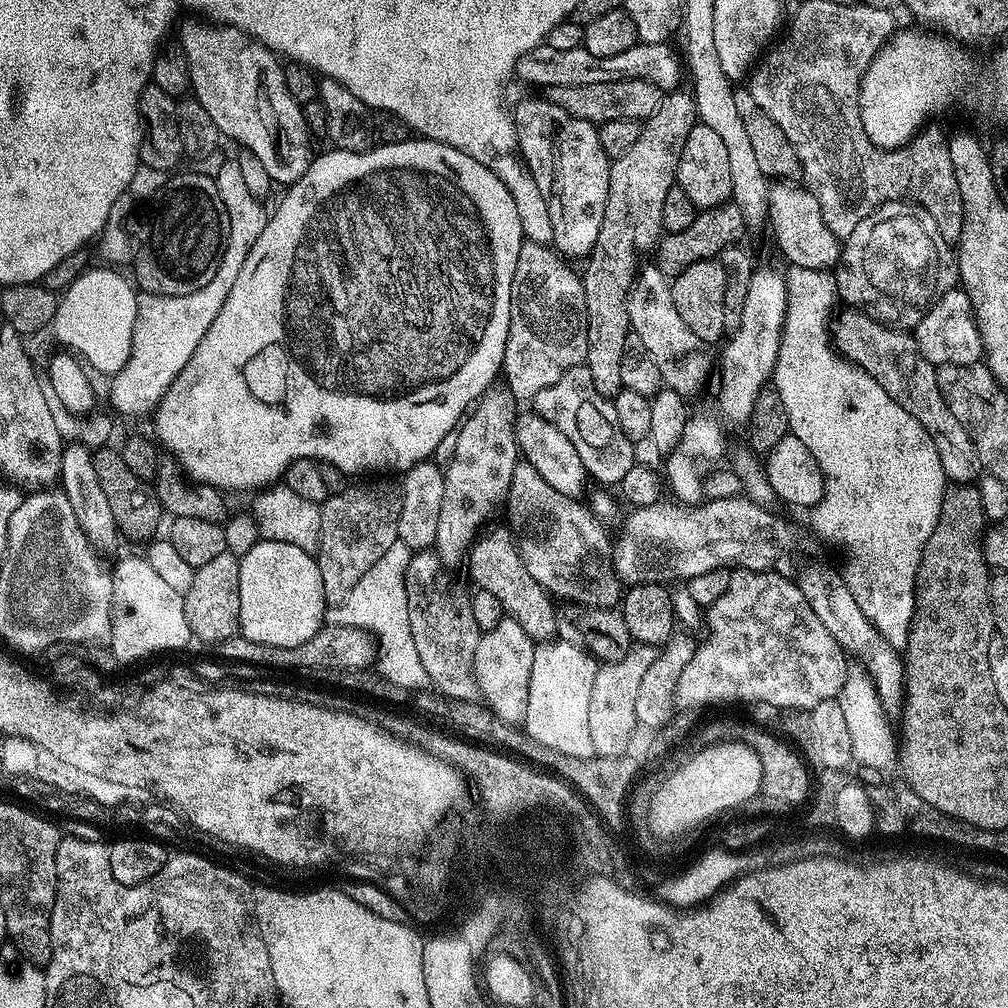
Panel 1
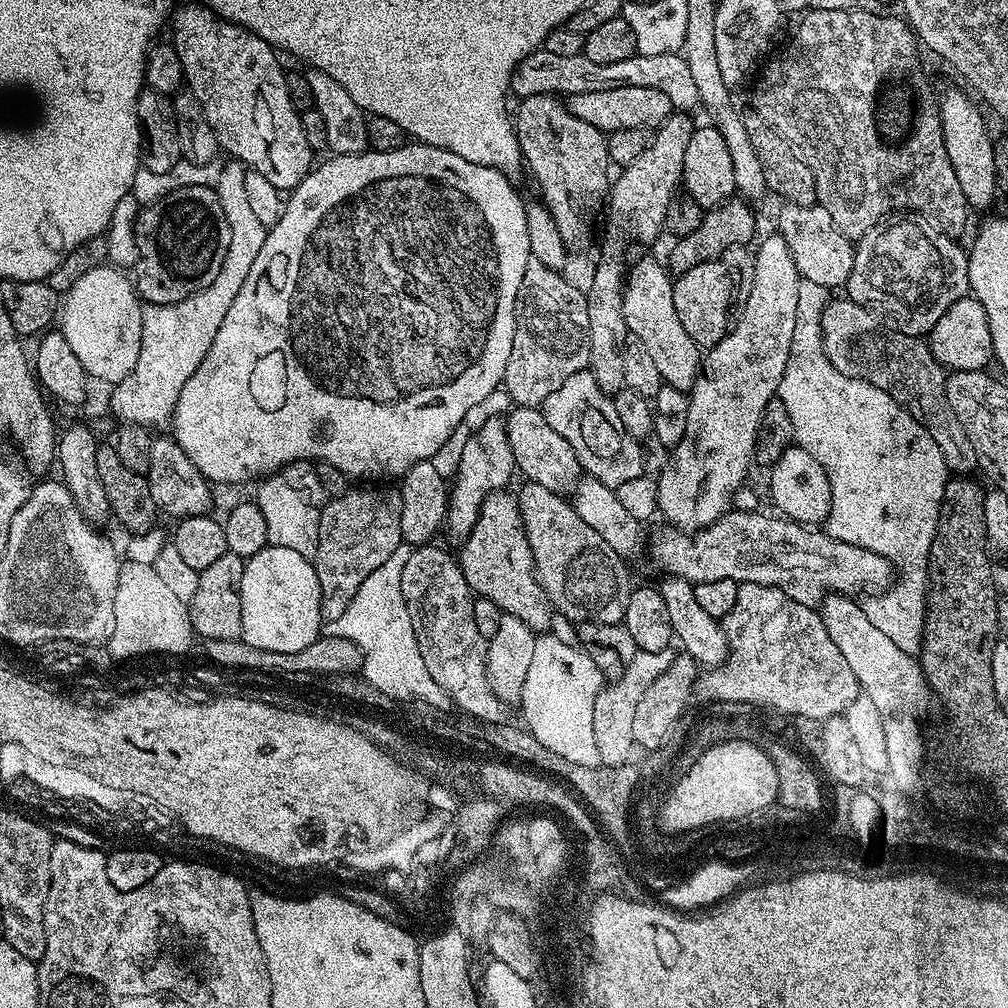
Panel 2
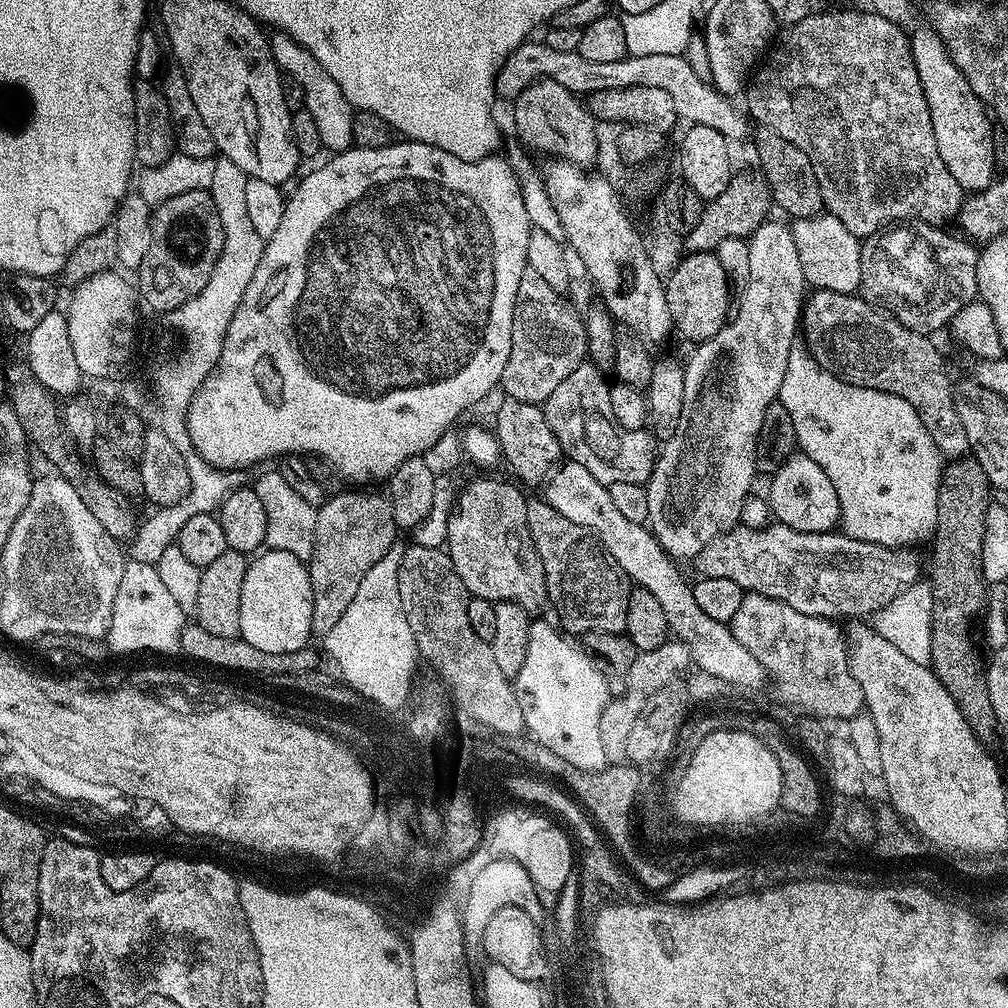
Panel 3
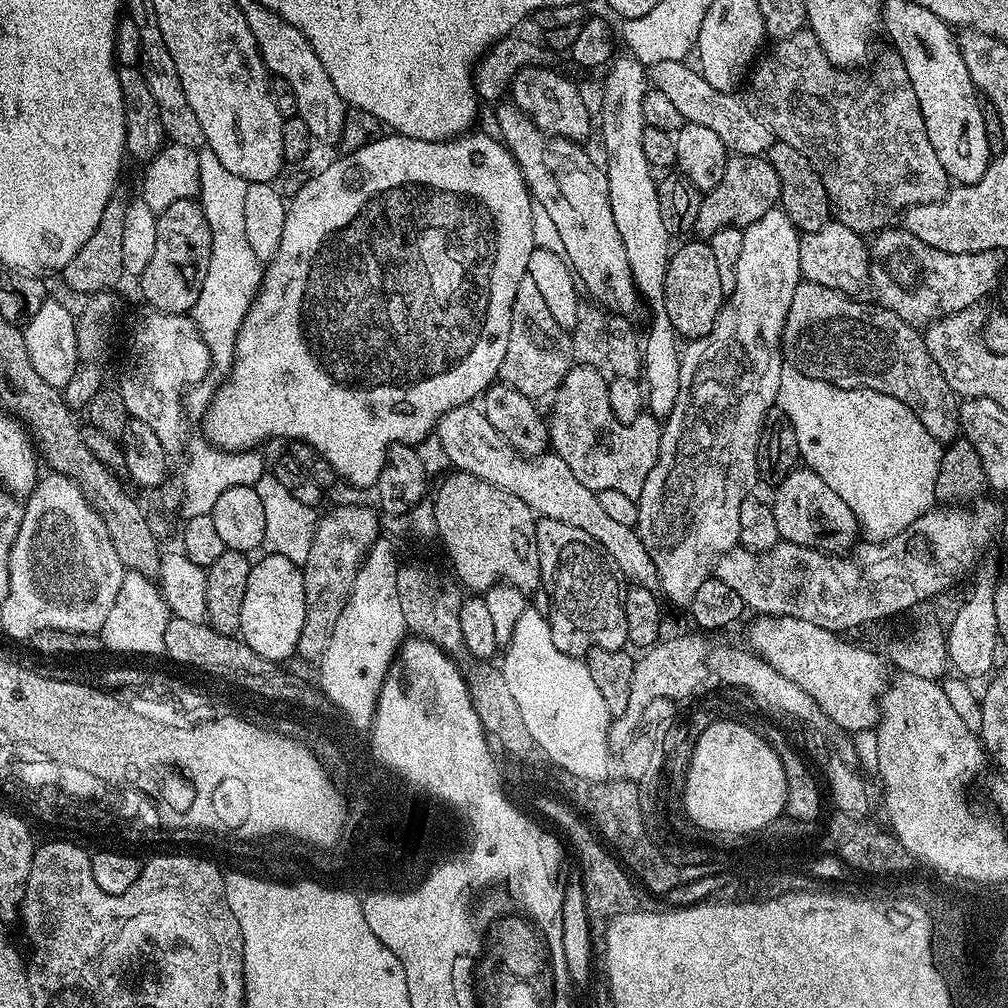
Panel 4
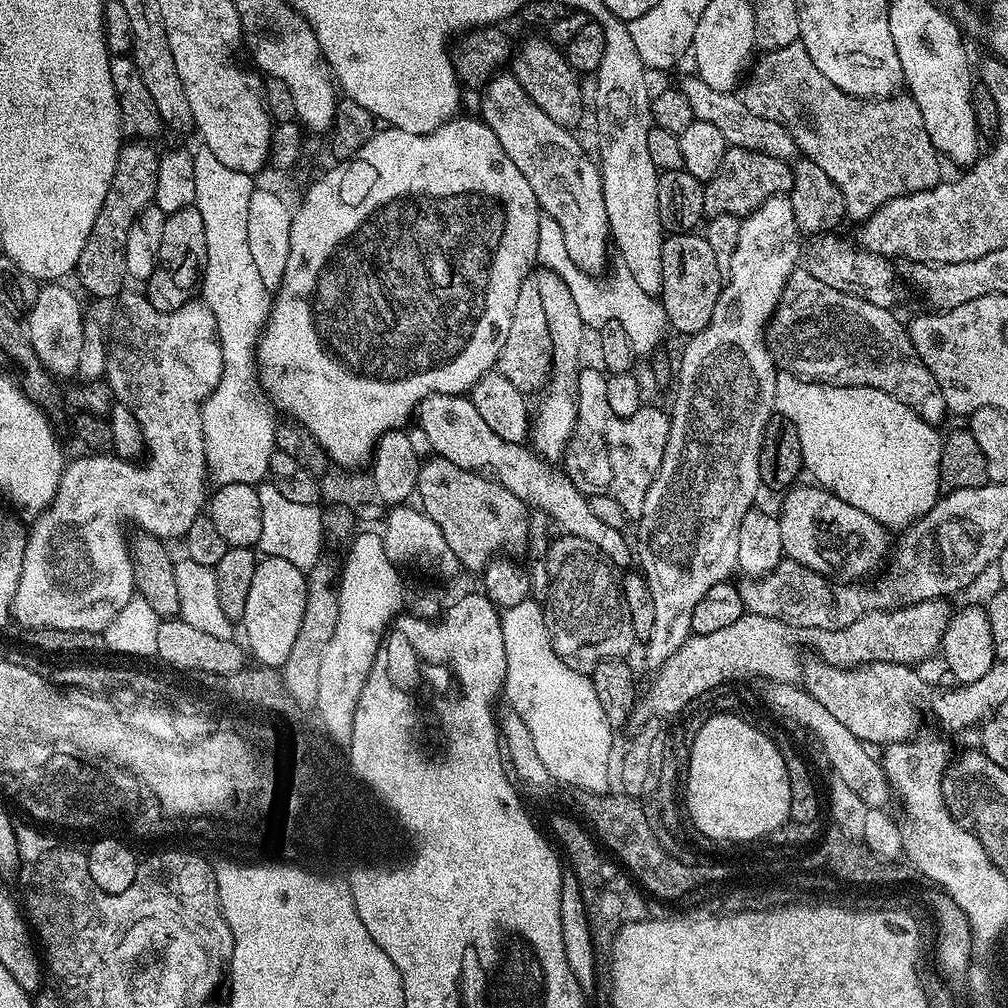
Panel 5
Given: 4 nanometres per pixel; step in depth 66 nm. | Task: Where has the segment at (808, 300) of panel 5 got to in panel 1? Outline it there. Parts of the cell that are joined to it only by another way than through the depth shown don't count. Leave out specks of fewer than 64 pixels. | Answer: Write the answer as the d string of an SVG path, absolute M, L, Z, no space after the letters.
M844 310L841 316L839 313L835 323L834 340L847 359L866 370L866 374L870 374L870 378L874 378L874 382L878 382L878 386L882 386L882 390L886 390L886 394L890 394L890 398L902 406L902 410L914 414L914 418L926 426L930 438L934 438L938 458L942 458L945 477L951 483L972 486L980 480L982 469L978 450L974 450L974 442L970 434L966 434L966 426L962 426L962 422L950 414L950 406L946 406L938 390L937 365L920 353L915 335L871 320L865 312Z

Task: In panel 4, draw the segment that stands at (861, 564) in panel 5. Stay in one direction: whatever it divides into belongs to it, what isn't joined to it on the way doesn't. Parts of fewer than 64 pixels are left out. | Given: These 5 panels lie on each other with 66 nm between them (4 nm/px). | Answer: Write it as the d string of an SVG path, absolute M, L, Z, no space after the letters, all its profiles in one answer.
M798 466L783 482L775 485L774 491L770 505L781 541L816 548L827 554L847 553L857 543L858 525L850 506L809 468Z

